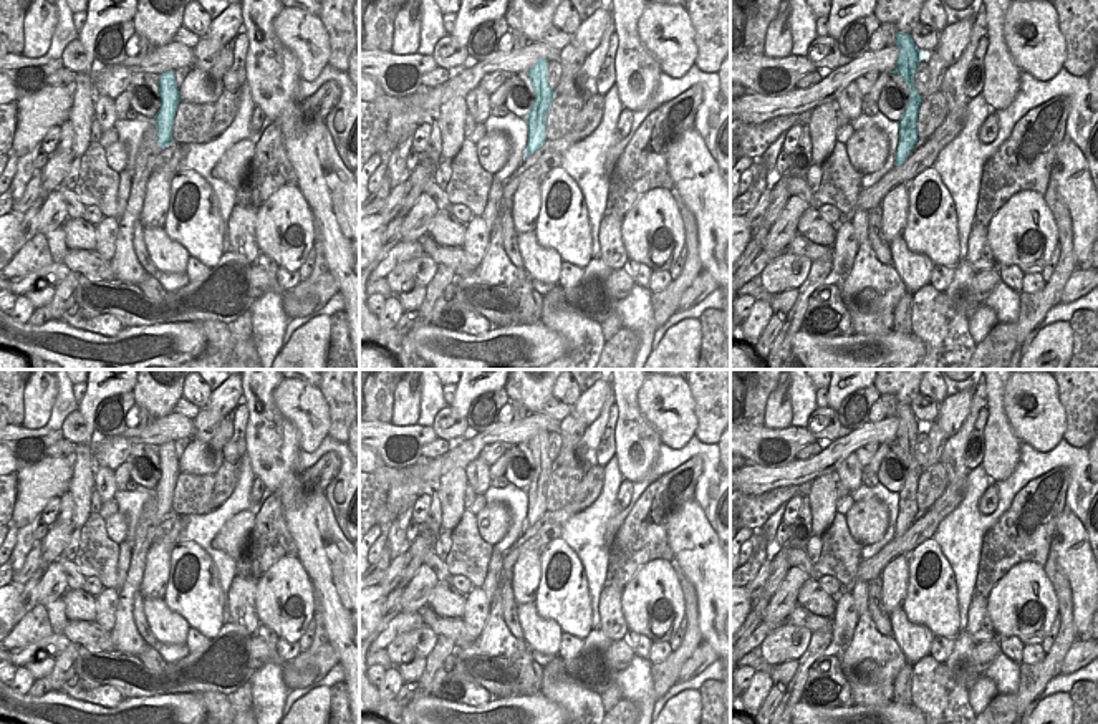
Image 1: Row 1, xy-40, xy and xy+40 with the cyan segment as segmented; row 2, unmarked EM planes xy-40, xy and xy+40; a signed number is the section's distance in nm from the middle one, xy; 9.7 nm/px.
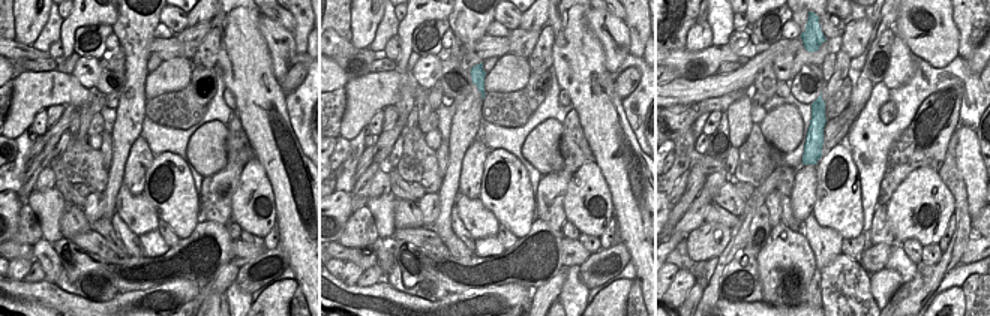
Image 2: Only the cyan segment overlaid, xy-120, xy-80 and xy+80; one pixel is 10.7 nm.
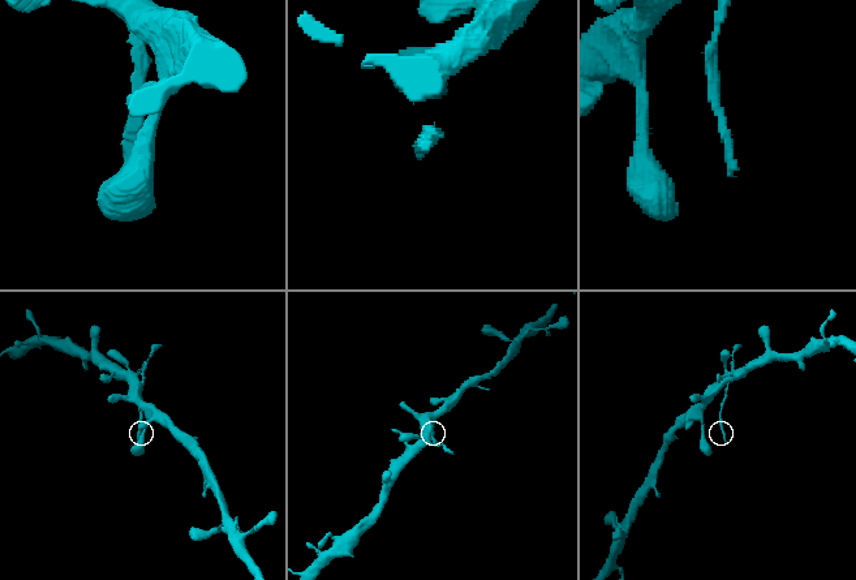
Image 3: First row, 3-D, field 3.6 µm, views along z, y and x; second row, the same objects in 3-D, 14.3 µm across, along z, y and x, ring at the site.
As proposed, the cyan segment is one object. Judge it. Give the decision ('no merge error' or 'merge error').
merge error

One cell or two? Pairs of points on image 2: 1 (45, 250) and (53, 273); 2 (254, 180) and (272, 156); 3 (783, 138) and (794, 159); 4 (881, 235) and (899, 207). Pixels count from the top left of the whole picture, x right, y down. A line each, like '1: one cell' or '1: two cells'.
1: one cell
2: two cells
3: two cells
4: two cells

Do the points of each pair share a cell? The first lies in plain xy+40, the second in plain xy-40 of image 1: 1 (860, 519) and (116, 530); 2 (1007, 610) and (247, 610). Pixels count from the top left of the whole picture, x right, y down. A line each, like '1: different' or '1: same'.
1: same
2: different

